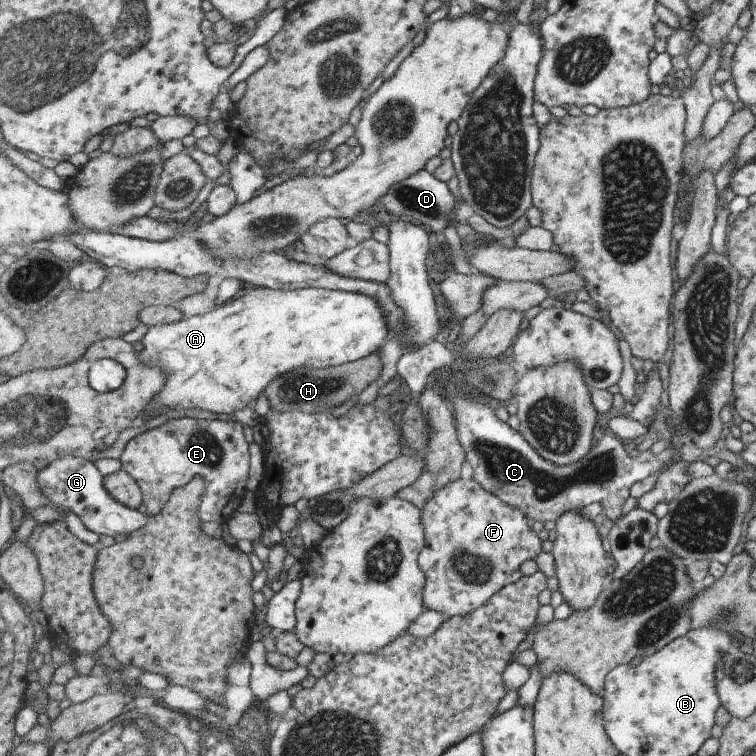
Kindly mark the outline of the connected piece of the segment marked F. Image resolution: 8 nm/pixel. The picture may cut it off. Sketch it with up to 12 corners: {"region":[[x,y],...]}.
{"region":[[474,475],[422,510],[426,606],[469,616],[544,552]]}

